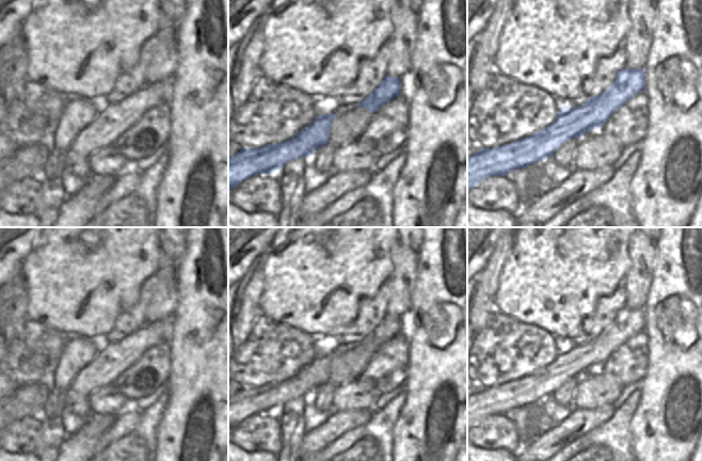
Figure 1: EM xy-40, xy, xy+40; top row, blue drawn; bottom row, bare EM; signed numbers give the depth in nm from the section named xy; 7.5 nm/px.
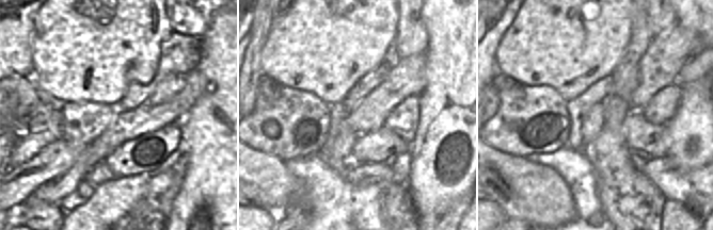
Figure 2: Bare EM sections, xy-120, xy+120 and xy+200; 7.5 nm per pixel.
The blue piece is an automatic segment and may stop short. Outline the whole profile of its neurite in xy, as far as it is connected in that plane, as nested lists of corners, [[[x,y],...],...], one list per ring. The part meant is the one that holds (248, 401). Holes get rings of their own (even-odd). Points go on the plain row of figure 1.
[[[336,352],[317,355],[290,379],[260,387],[242,387],[228,398],[228,430],[258,413],[272,413],[286,402],[310,396],[328,383],[332,359]]]

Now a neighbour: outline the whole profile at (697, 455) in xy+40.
[[[702,431],[699,435],[697,446],[690,457],[690,461],[702,461]]]

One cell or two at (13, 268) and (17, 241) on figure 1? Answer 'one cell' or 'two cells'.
one cell

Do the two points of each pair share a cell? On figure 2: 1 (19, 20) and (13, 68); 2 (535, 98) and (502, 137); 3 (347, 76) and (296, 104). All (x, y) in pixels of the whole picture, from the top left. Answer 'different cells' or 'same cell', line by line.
1: same cell
2: same cell
3: different cells

